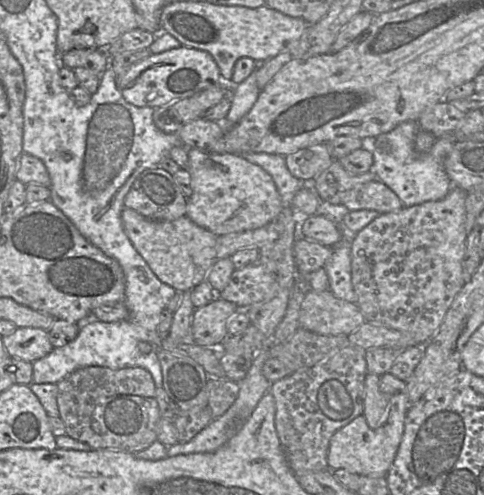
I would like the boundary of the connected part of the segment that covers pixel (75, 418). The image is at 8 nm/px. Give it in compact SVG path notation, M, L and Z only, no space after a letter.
M101 366L77 369L57 383L59 417L65 425L66 435L88 444L93 450L122 450L135 454L157 440L161 415L155 398L156 386L152 375L140 367L113 370Z

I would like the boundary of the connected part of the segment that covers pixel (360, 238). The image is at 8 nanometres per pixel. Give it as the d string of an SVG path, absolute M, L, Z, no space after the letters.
M453 186L448 194L441 200L428 201L414 206L403 207L396 211L380 213L378 217L372 220L358 233L349 235L351 247L352 285L357 296L358 303L356 305L359 307L366 321L406 332L414 343L416 343L415 346L425 345L435 335L453 300L466 282L462 267L467 238L467 231L465 227L466 198L466 192L457 186Z

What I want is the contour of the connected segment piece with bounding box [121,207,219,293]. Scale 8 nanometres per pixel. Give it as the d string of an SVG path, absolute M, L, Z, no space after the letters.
M124 207L121 213L123 229L134 248L146 261L157 278L184 293L206 280L217 260L218 236L183 216L173 221L155 221Z

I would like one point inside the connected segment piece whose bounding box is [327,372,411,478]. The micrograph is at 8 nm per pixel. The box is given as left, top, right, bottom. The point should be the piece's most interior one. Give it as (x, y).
(366, 447)

